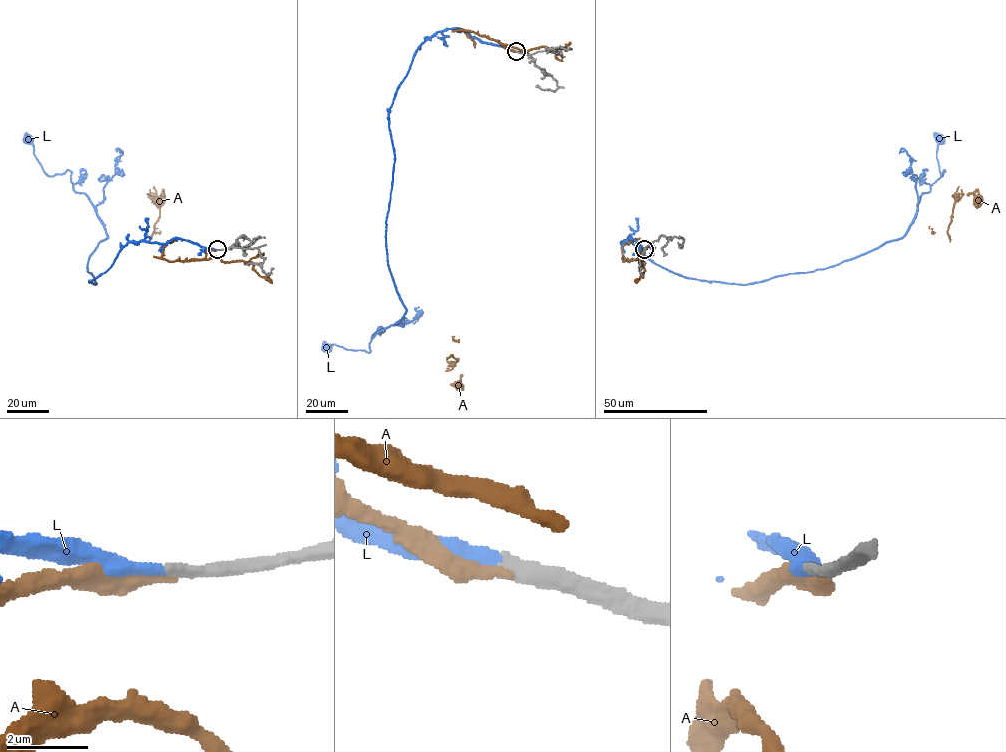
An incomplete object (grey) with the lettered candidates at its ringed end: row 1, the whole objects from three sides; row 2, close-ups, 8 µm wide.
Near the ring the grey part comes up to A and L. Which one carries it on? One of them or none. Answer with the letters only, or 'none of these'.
L

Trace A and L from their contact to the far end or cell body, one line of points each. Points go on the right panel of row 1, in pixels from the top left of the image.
A: (644, 250), (637, 258), (623, 261), (622, 246), (640, 238), (970, 193), (978, 201)
L: (644, 249), (621, 243), (683, 277), (739, 284), (834, 266), (905, 233), (919, 196), (945, 171), (938, 139)

